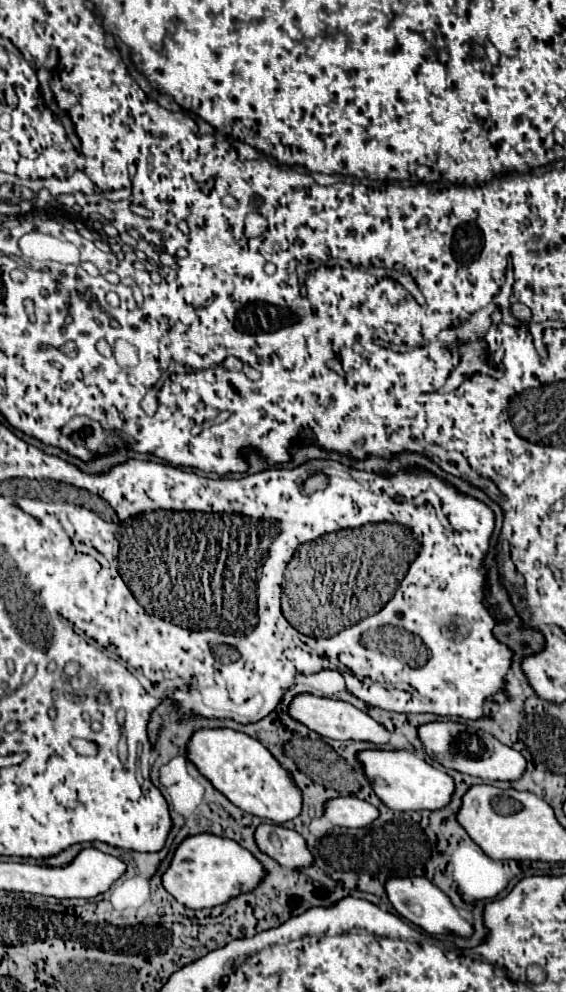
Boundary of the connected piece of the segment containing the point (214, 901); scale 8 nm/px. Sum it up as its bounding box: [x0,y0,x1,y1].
[163,833,267,909]

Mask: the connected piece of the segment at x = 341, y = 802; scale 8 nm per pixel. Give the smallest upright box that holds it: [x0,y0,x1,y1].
[325,799,379,827]

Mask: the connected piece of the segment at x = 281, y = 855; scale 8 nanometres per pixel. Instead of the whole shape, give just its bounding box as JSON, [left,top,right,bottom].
[255,823,315,871]

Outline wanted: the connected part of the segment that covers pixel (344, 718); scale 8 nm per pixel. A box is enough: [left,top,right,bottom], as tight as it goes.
[289,693,391,745]

